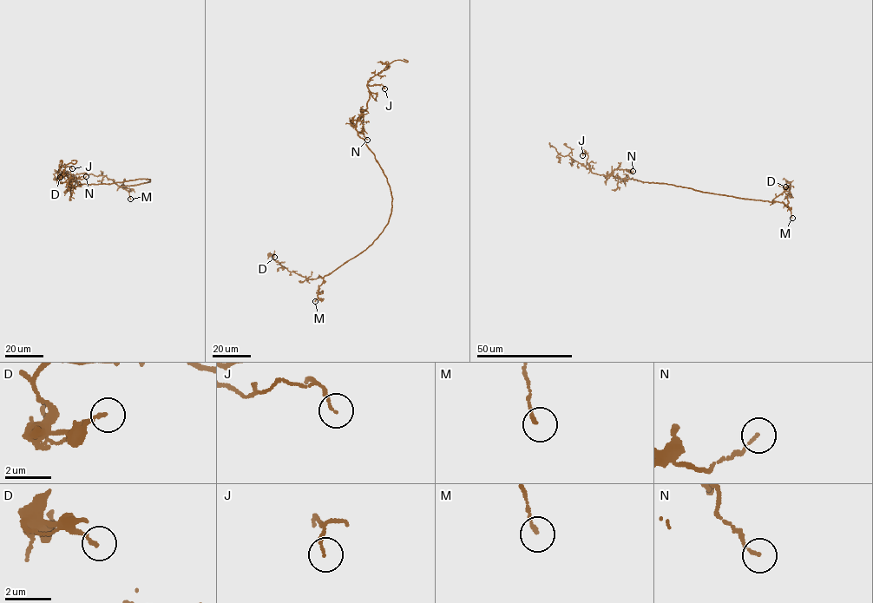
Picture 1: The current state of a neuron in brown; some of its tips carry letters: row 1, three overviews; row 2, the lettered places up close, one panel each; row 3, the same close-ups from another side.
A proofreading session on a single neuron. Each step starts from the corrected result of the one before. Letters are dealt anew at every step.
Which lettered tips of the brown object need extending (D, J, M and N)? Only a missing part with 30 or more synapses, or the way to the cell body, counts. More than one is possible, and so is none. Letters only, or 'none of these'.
none of these

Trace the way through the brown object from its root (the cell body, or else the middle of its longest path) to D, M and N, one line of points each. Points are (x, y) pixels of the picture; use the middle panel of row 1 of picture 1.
D: (391, 206), (388, 223), (378, 237), (365, 249), (323, 278), (307, 278), (289, 272), (274, 257)
M: (391, 206), (388, 223), (378, 237), (365, 249), (324, 277), (315, 301)
N: (391, 206), (386, 176), (374, 154), (357, 134), (357, 120), (363, 114), (362, 132), (367, 140)

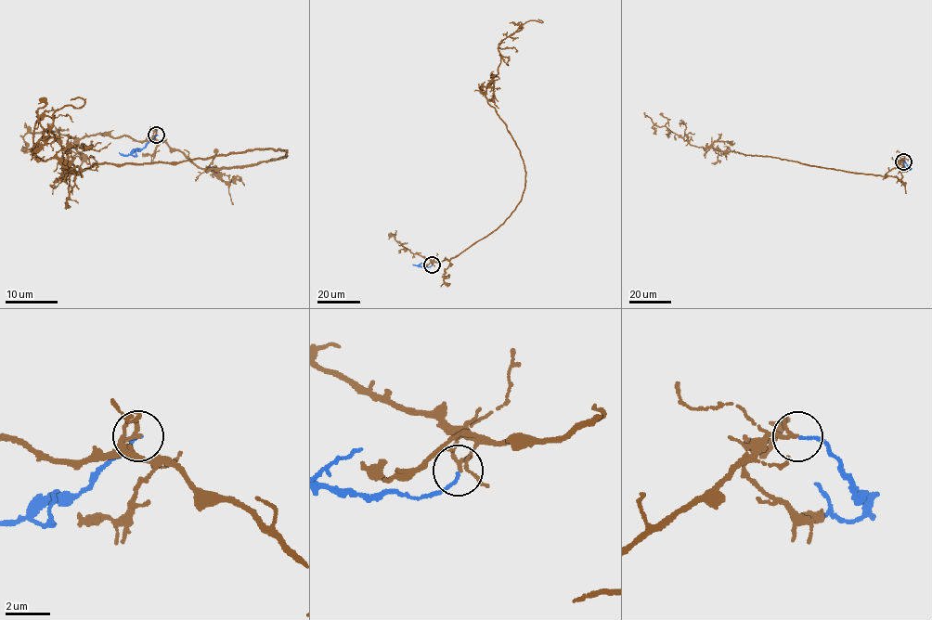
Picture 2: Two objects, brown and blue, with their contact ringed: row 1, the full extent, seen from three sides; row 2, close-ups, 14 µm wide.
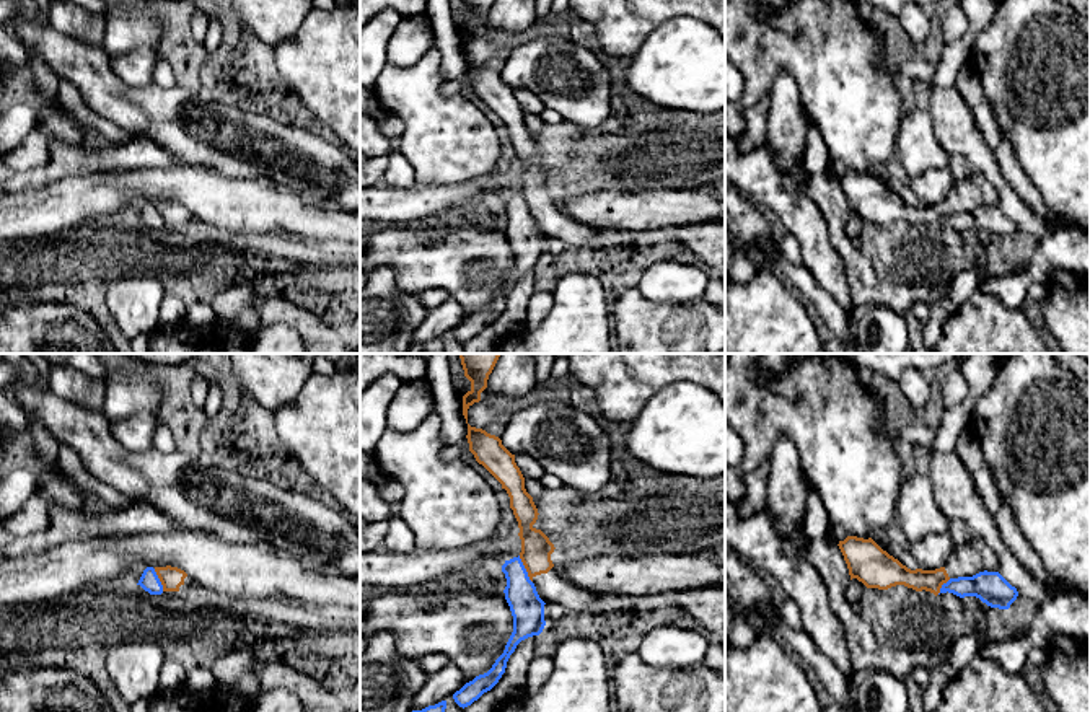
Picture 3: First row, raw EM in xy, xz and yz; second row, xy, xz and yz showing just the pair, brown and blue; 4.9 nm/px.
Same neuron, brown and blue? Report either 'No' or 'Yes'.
No

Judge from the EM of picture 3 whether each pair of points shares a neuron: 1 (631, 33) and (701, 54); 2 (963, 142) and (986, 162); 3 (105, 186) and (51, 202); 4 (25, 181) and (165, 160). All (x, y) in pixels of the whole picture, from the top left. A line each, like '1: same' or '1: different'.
1: different
2: same
3: same
4: same

